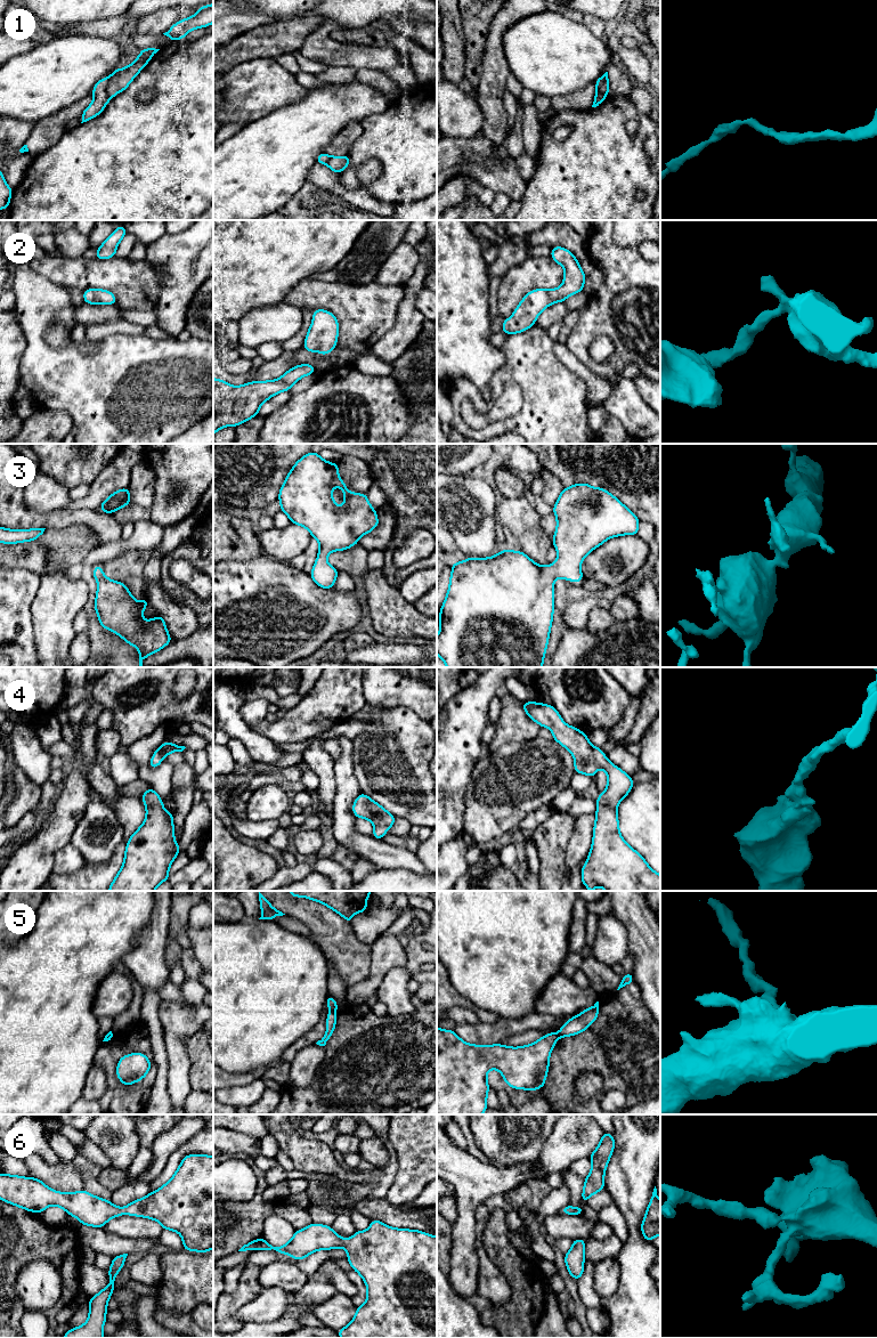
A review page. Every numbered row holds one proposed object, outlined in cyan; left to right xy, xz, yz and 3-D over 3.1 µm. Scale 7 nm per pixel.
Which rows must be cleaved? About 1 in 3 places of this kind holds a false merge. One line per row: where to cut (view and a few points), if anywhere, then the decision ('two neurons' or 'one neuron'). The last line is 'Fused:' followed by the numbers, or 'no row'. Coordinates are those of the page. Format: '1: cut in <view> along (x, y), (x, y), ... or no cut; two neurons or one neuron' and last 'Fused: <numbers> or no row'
1: cut in yz along (602, 76), (602, 83), (598, 90), (606, 96); two neurons
2: no cut; one neuron
3: no cut; one neuron
4: no cut; one neuron
5: cut in xz along (331, 1011), (335, 1012); two neurons
6: no cut; one neuron
Fused: 1, 5

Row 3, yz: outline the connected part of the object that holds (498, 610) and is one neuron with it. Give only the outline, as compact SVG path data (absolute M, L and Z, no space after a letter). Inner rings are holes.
M585 483L575 484L570 487L562 488L557 503L553 505L553 513L557 517L557 529L553 535L553 546L557 549L558 557L552 566L539 566L523 552L511 551L509 549L504 549L496 556L489 558L466 558L464 561L453 562L452 574L449 578L449 587L439 614L438 624L440 626L440 632L437 635L437 655L442 659L447 667L543 667L543 660L545 657L553 621L554 579L563 578L567 581L579 583L584 578L580 569L582 561L590 552L603 544L609 538L622 535L638 535L639 533L640 520L628 508L626 508L617 497L611 495L607 489L592 487Z

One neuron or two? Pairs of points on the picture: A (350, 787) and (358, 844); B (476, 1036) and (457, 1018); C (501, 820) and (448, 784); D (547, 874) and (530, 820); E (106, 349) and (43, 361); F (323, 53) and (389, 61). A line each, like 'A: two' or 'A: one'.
A: one
B: two
C: two
D: two
E: one
F: one

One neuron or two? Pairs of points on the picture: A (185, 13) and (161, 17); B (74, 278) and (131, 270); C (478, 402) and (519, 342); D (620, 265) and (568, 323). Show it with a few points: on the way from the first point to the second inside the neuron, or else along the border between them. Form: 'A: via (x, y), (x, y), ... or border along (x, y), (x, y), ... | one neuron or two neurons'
A: via (179, 13), (167, 17) | one neuron
B: via (88, 273), (118, 273) | one neuron
C: via (494, 397), (497, 382), (517, 361) | one neuron
D: border along (584, 308), (570, 332) | two neurons

